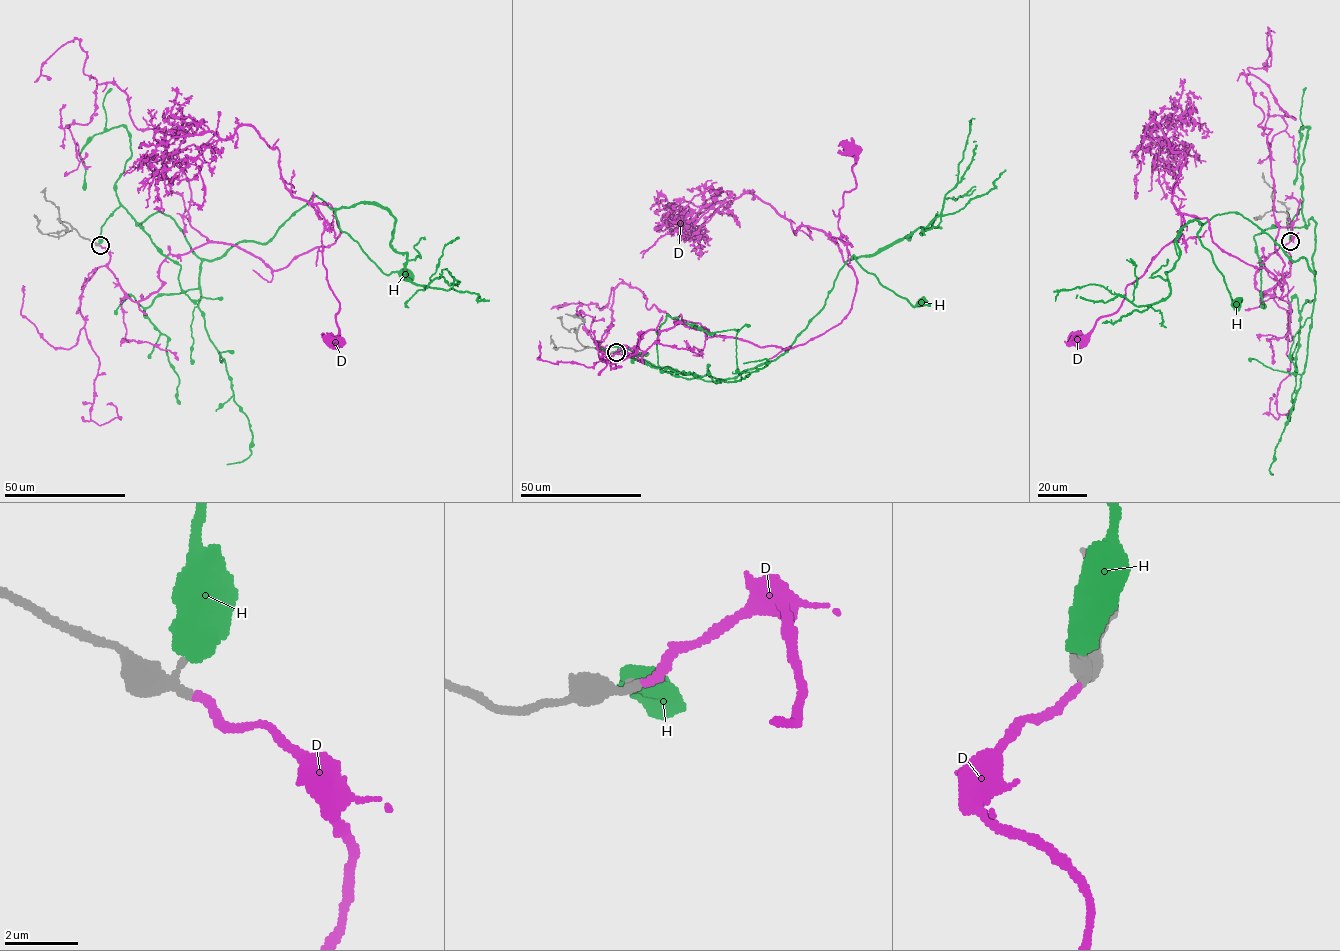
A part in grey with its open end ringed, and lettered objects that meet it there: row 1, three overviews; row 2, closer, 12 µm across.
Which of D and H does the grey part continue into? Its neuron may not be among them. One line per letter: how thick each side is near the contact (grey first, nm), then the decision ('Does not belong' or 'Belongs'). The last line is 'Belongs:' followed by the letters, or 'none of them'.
D: Thickness 200 nm (grey) against 240 nm. Belongs
H: Thickness 150 nm (grey) against 750 nm. Does not belong
Belongs: D

